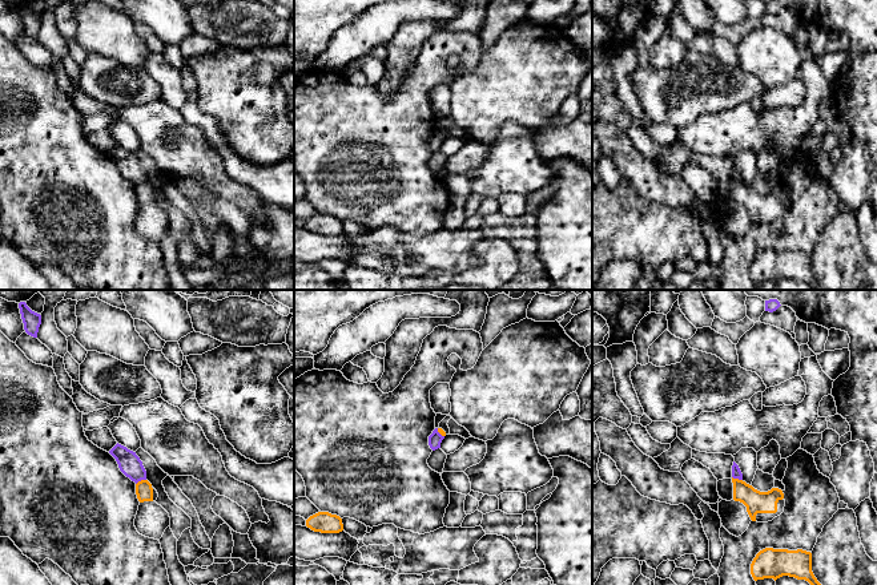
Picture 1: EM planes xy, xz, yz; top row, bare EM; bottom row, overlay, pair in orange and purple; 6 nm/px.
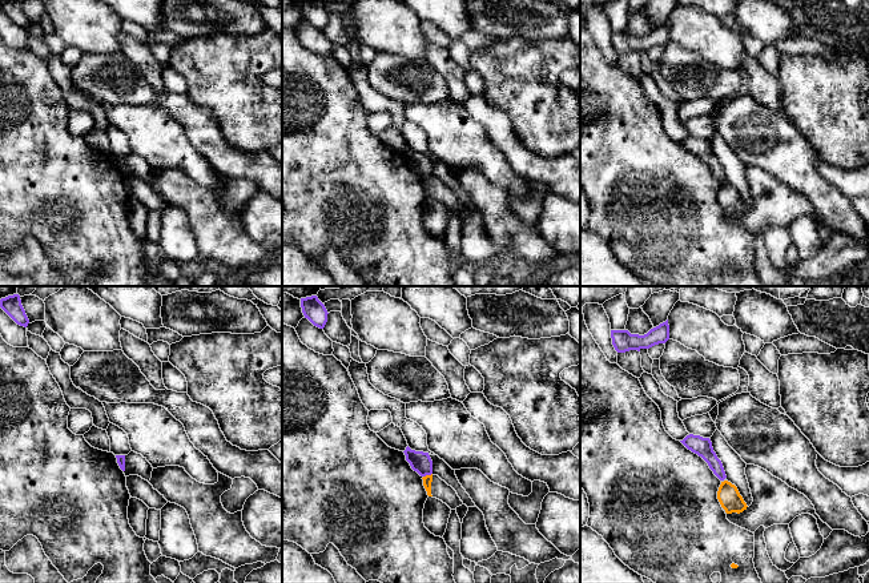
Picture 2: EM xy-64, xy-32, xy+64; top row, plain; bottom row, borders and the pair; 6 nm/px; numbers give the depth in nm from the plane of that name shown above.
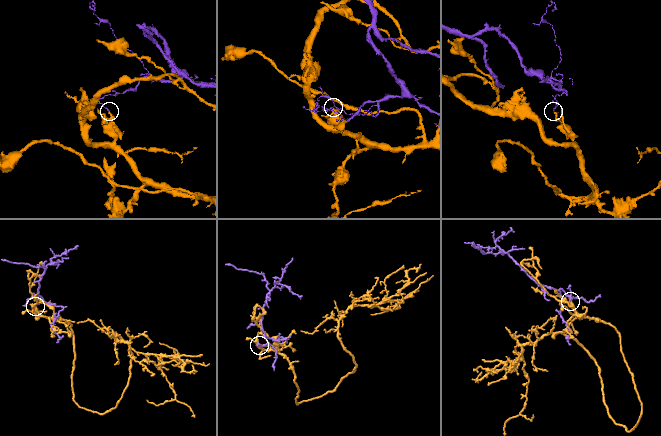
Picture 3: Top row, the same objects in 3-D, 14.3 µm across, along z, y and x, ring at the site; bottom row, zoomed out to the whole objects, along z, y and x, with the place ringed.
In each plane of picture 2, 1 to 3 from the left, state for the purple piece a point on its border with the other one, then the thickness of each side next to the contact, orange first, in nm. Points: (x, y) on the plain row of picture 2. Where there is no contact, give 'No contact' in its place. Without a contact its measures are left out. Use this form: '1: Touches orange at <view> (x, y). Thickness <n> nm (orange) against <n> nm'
1: No contact
2: Touches orange at xy-32 (427, 177). Thickness 60 nm (orange) against 130 nm
3: No contact

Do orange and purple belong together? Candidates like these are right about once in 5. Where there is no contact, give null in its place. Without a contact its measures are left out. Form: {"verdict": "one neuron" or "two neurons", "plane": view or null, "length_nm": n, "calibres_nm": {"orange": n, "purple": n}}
{"verdict": "two neurons", "plane": "xy", "length_nm": 70, "calibres_nm": {"orange": 110, "purple": 140}}

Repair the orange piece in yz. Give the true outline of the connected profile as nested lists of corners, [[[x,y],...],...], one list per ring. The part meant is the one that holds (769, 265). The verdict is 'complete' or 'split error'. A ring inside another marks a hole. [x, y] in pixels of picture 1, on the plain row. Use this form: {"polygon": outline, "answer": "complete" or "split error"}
{"polygon": [[[773,251],[760,253],[751,266],[751,277],[755,283],[783,278],[808,283],[813,290],[824,290],[812,274],[812,255],[797,251]]], "answer": "complete"}

